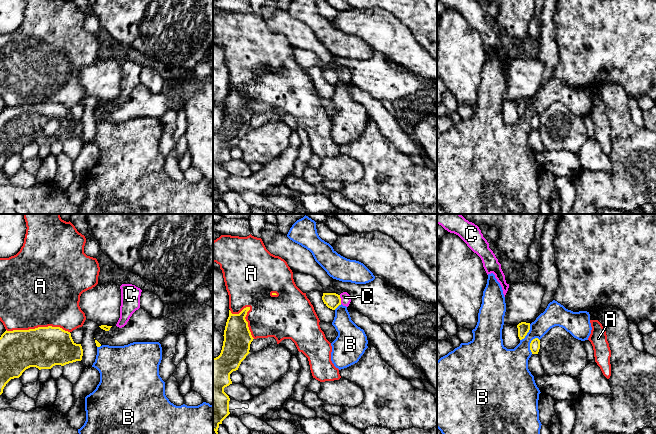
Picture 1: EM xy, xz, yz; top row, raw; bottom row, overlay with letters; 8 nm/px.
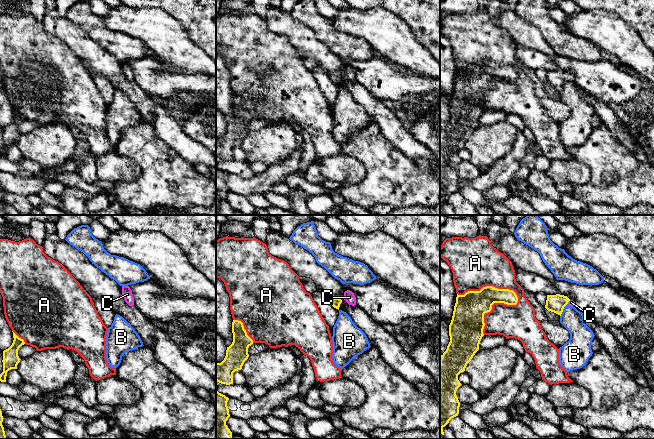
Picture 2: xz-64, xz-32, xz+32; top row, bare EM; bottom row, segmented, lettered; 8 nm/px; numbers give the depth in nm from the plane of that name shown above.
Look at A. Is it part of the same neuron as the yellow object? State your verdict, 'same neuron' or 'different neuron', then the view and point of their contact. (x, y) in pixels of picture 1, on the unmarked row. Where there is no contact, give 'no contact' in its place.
different neuron; meets yellow in xy at (38, 103)

